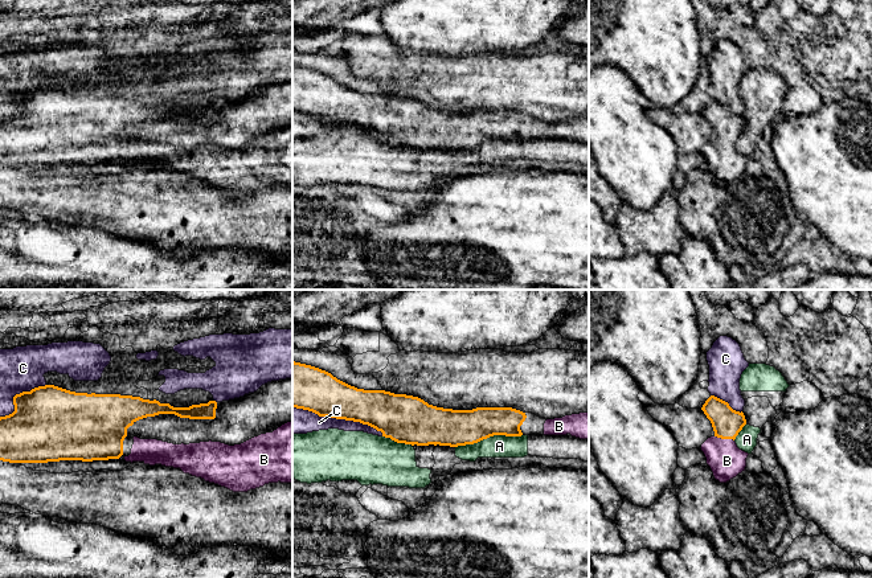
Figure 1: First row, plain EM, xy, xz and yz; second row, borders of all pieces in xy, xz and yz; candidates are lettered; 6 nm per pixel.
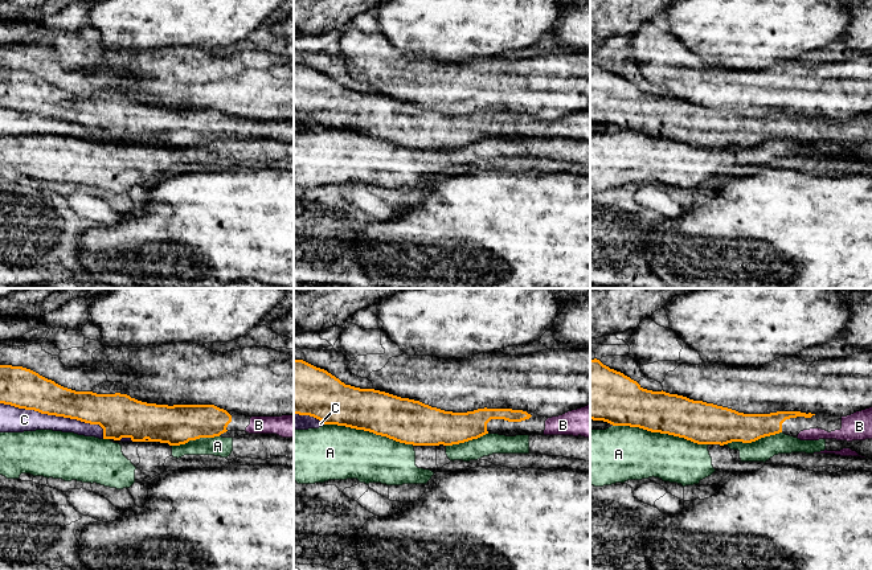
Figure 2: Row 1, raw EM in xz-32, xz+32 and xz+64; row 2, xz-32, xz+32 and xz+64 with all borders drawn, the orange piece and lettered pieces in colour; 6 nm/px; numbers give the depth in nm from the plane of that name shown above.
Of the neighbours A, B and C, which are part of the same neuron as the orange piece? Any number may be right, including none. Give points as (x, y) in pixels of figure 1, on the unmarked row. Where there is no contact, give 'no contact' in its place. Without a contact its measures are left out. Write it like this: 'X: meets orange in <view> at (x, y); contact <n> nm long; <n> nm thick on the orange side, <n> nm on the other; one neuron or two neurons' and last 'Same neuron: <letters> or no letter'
A: meets orange in xz at (488, 140); contact 420 nm long; 220 nm thick on the orange side, 140 nm on the other; two neurons
B: meets orange in yz at (724, 142); contact 120 nm long; 180 nm thick on the orange side, 220 nm on the other; one neuron
C: meets orange in xz at (339, 122); contact 600 nm long; 260 nm thick on the orange side, 160 nm on the other; two neurons
Same neuron: B

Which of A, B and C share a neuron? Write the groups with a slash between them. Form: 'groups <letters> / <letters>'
groups A / B / C

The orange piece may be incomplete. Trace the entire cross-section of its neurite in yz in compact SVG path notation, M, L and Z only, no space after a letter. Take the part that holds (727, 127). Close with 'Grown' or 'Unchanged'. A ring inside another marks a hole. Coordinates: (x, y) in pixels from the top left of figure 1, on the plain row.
M711 99L701 114L711 124L715 139L701 148L713 180L720 186L726 186L745 175L748 156L740 153L734 145L746 128L744 116L733 114L728 106Z. Grown

